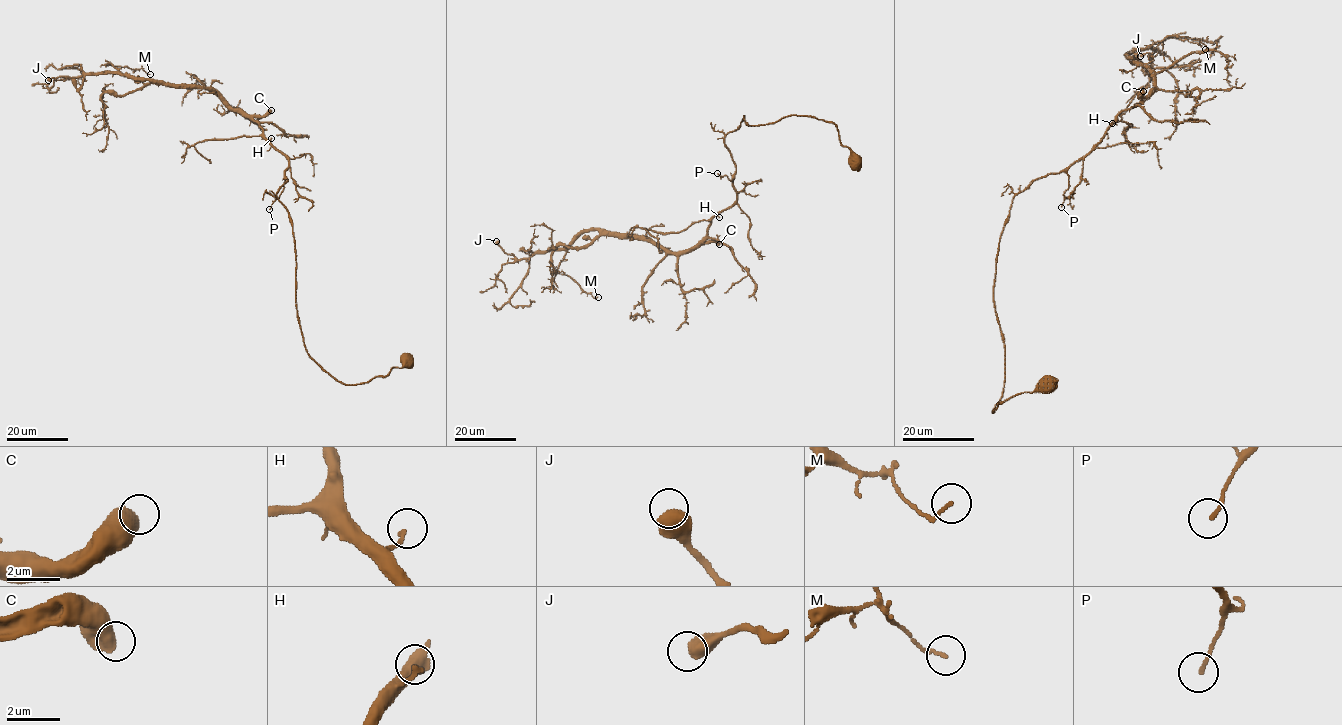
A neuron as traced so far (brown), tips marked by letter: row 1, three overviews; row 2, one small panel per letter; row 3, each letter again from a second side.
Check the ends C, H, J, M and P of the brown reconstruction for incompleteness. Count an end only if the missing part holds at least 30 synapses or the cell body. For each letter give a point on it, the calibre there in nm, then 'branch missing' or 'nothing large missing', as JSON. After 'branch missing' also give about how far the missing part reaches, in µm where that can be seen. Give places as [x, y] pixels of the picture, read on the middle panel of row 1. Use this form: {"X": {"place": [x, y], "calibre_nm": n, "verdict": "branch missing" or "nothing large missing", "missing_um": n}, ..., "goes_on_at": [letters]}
{"C": {"place": [719, 244], "calibre_nm": 650, "verdict": "branch missing", "missing_um": 40}, "H": {"place": [719, 217], "calibre_nm": 140, "verdict": "nothing large missing"}, "J": {"place": [496, 241], "calibre_nm": 650, "verdict": "nothing large missing"}, "M": {"place": [598, 297], "calibre_nm": 110, "verdict": "nothing large missing"}, "P": {"place": [717, 173], "calibre_nm": 130, "verdict": "nothing large missing"}, "goes_on_at": ["C"]}

